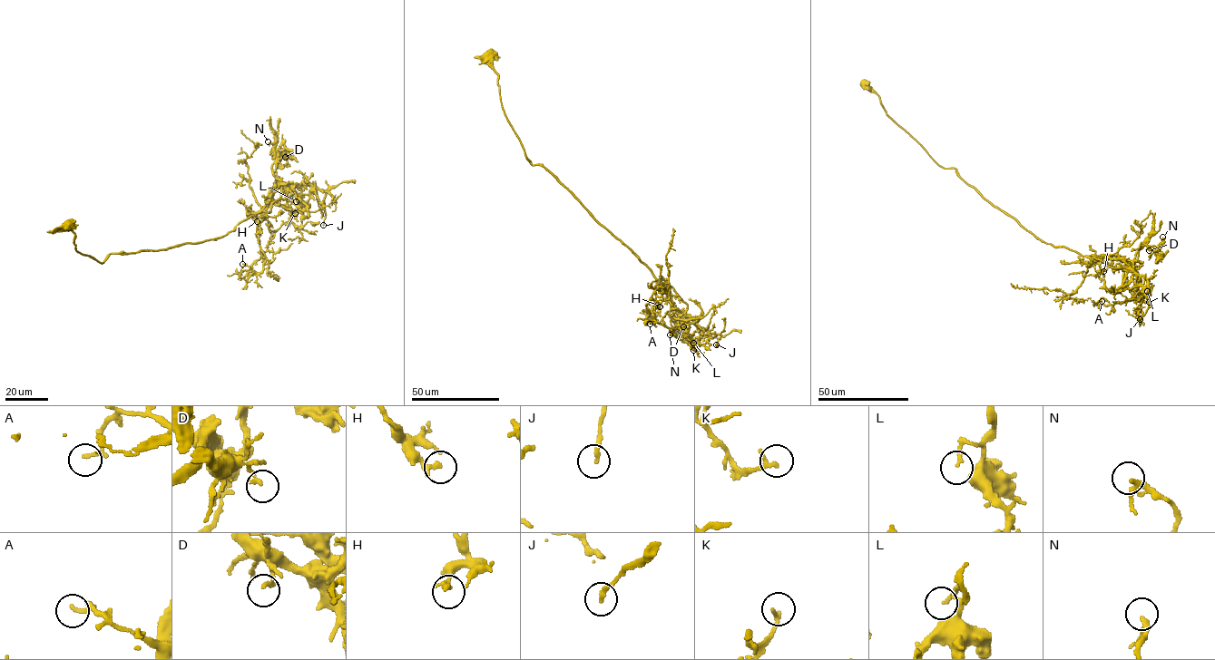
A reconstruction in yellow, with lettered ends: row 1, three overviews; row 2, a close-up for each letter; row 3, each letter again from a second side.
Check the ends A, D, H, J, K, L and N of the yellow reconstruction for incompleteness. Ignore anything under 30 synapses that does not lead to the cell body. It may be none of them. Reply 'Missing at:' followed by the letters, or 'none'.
Missing at: none

